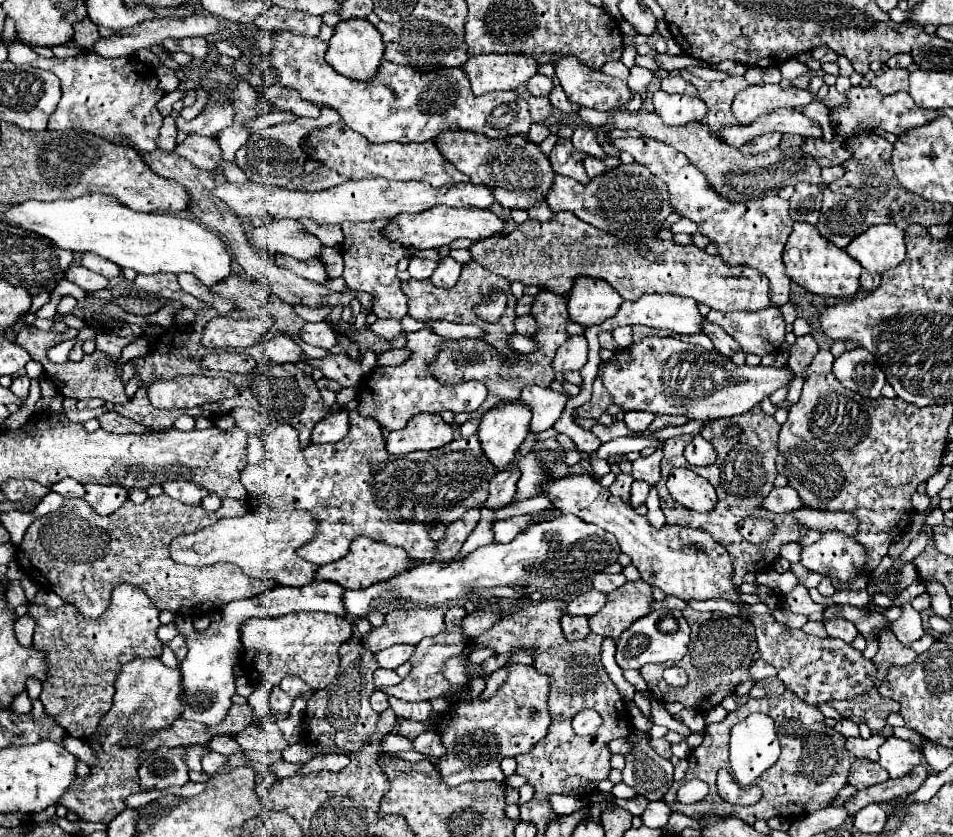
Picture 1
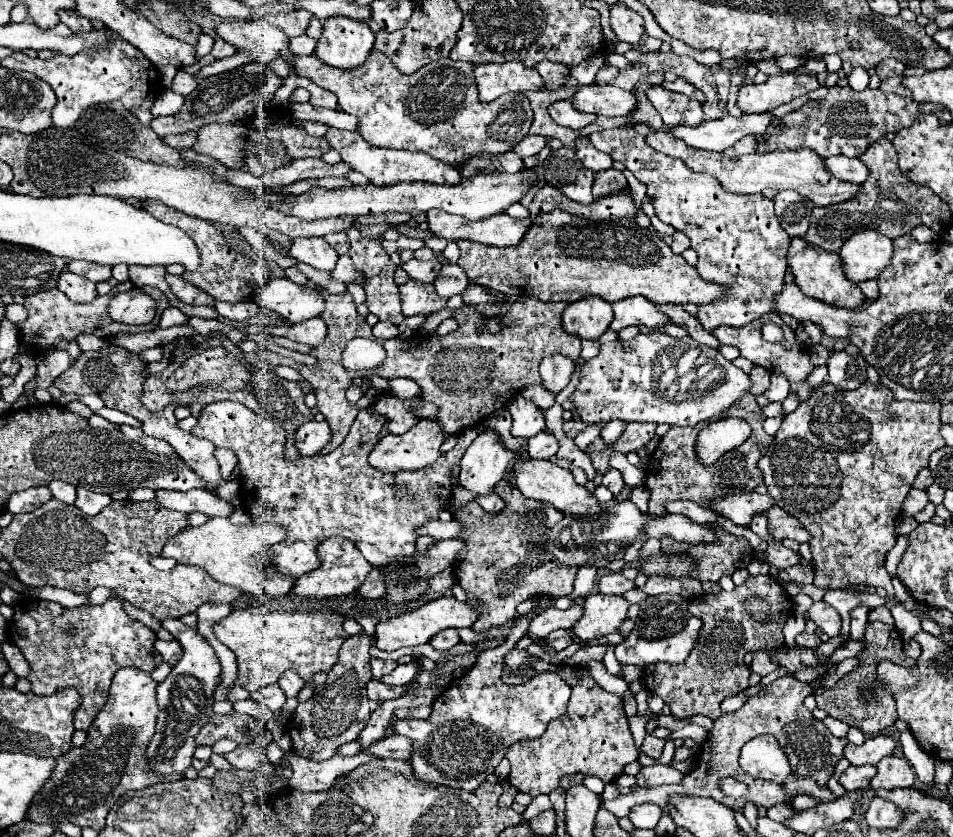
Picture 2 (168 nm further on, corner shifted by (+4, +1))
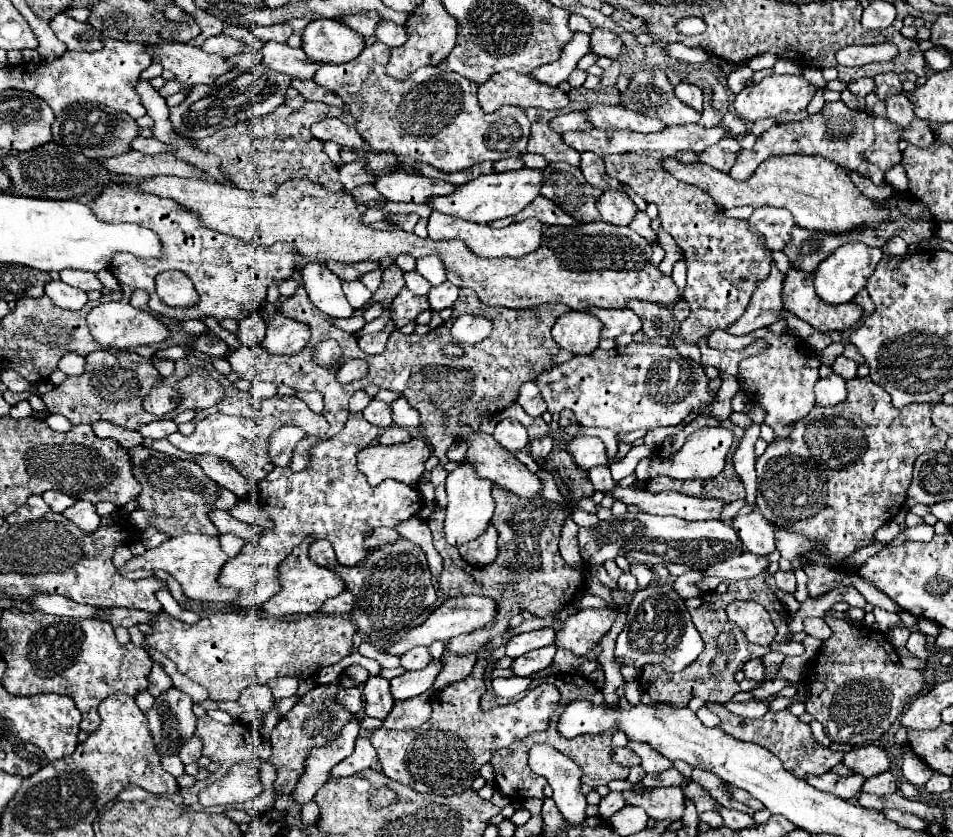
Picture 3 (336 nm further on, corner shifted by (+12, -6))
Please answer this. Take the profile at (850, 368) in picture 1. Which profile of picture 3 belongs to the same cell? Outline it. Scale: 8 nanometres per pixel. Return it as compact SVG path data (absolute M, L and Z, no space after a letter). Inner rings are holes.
M837 373L829 375L827 379L819 379L815 385L815 403L819 407L831 407L845 399L845 381Z

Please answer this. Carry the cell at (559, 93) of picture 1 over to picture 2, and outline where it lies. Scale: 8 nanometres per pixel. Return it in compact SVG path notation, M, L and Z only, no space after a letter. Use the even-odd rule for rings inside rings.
M559 100L559 102L553 102L549 106L549 114L551 118L561 124L561 126L567 126L567 128L573 128L573 130L579 130L591 122L595 122L595 114L585 114L585 112L579 112L571 106L571 100Z

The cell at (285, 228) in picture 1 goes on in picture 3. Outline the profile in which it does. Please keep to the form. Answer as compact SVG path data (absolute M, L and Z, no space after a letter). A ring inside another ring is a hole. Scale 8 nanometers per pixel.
M305 265L301 269L301 279L305 283L311 303L329 317L349 319L355 315L355 309L347 303L341 281L325 265Z

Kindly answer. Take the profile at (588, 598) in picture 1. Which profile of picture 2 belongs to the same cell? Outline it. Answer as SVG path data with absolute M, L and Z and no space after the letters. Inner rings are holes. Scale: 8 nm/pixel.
M571 606L567 610L547 608L539 616L535 616L529 624L529 632L535 636L547 636L559 628L573 628L573 624L583 616L583 606Z

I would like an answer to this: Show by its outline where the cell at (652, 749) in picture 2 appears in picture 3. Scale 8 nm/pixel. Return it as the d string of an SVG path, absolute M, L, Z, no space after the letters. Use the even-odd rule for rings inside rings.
M613 749L613 761L625 767L635 767L641 763L641 759L631 749Z

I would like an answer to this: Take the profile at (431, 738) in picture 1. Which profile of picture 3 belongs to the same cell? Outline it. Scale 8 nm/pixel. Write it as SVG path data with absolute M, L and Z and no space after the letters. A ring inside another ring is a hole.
M357 737L355 751L347 761L341 761L331 769L331 777L347 777L353 773L359 773L363 769L371 769L377 765L377 753L367 737Z

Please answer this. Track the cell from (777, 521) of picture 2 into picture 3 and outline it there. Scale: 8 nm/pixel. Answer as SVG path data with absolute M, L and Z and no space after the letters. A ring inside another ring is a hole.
M755 509L753 513L731 519L733 529L739 533L745 549L755 555L767 555L775 551L773 525Z

